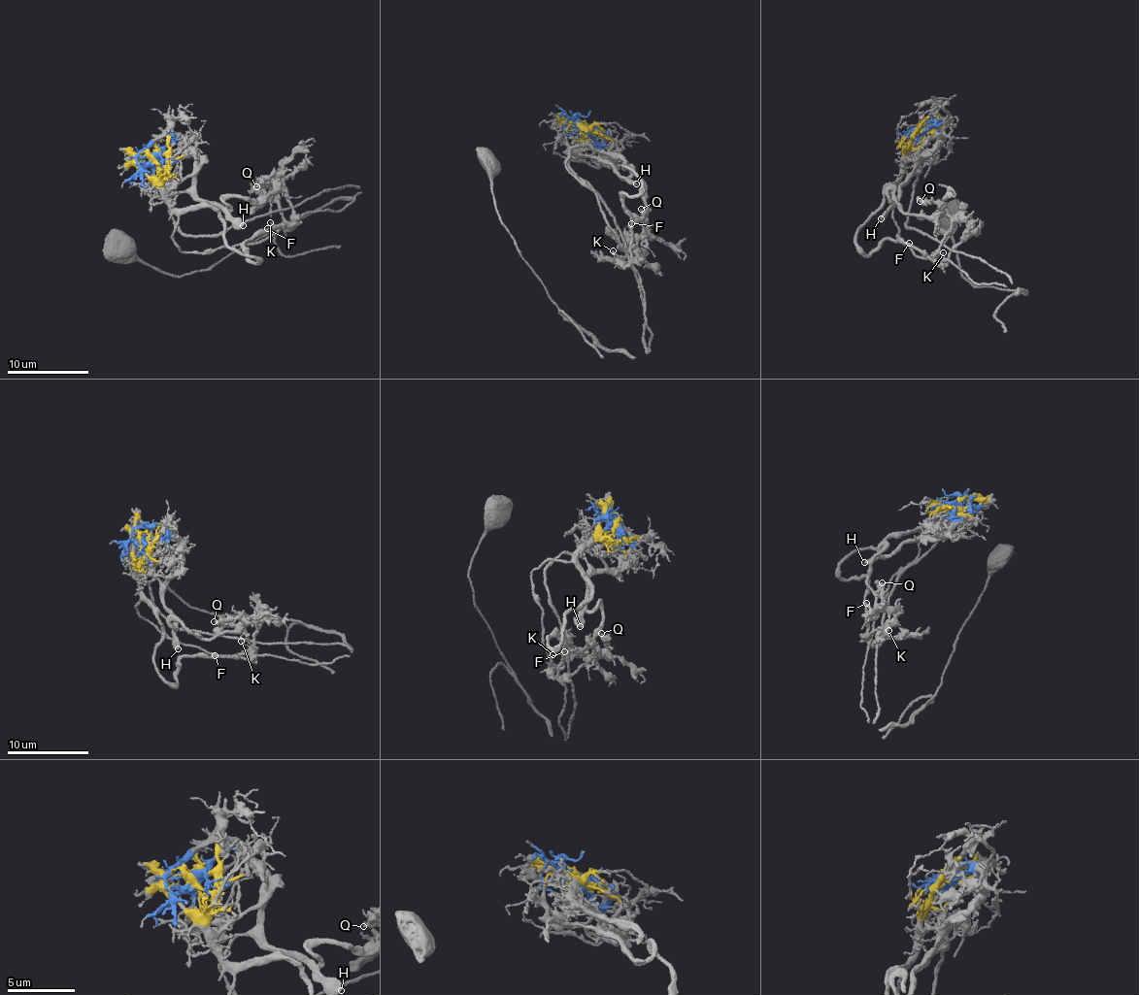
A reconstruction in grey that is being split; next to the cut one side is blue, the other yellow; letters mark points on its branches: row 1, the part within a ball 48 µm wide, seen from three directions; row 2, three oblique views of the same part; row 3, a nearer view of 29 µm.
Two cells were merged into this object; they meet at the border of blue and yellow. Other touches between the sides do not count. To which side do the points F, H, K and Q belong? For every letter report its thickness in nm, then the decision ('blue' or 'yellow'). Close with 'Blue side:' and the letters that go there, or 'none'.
F: 280 nm | yellow
H: 600 nm | blue
K: 150 nm | yellow
Q: 240 nm | blue
Blue side: H, Q

